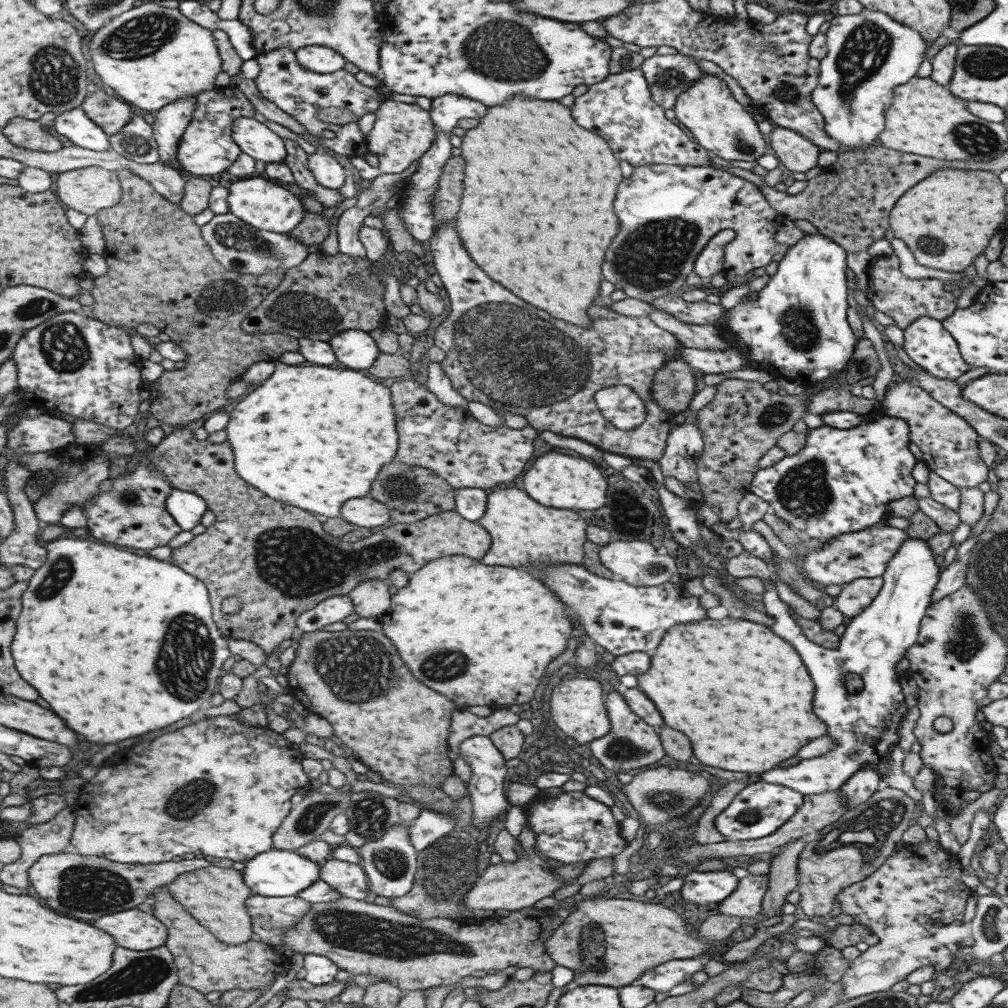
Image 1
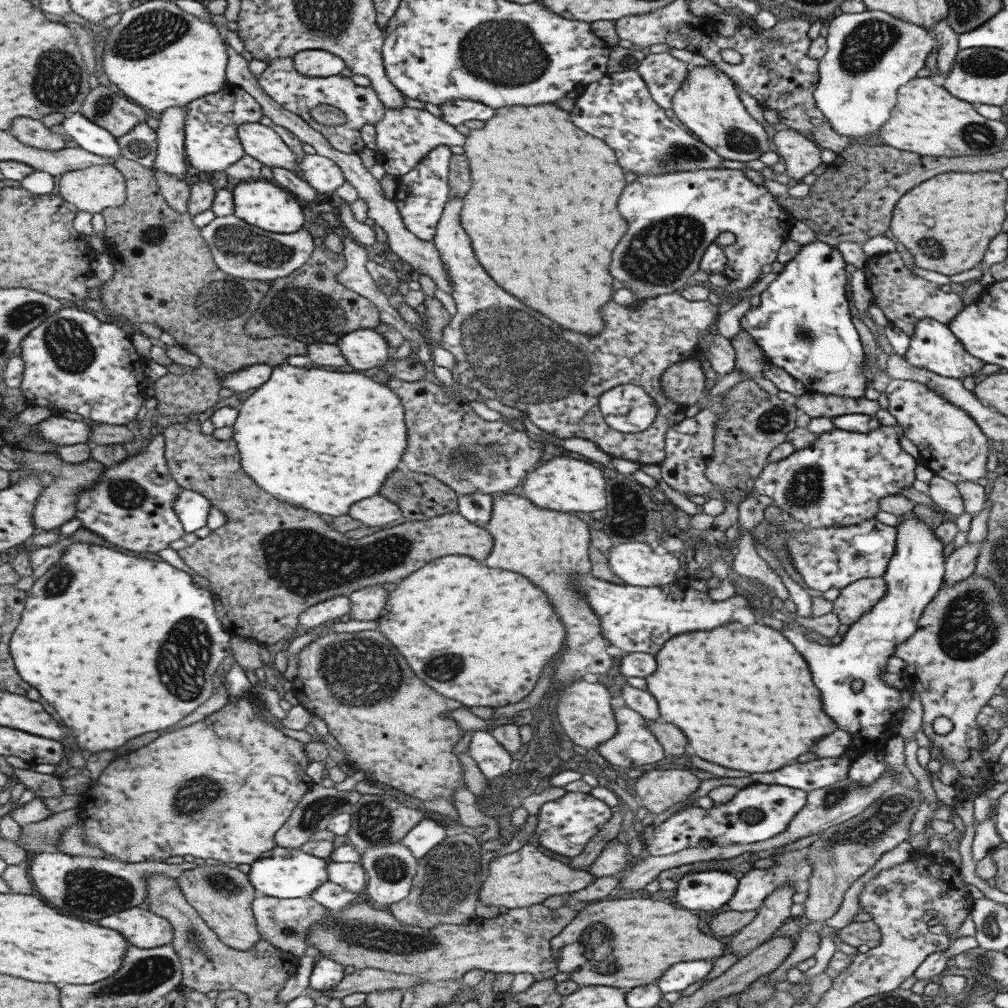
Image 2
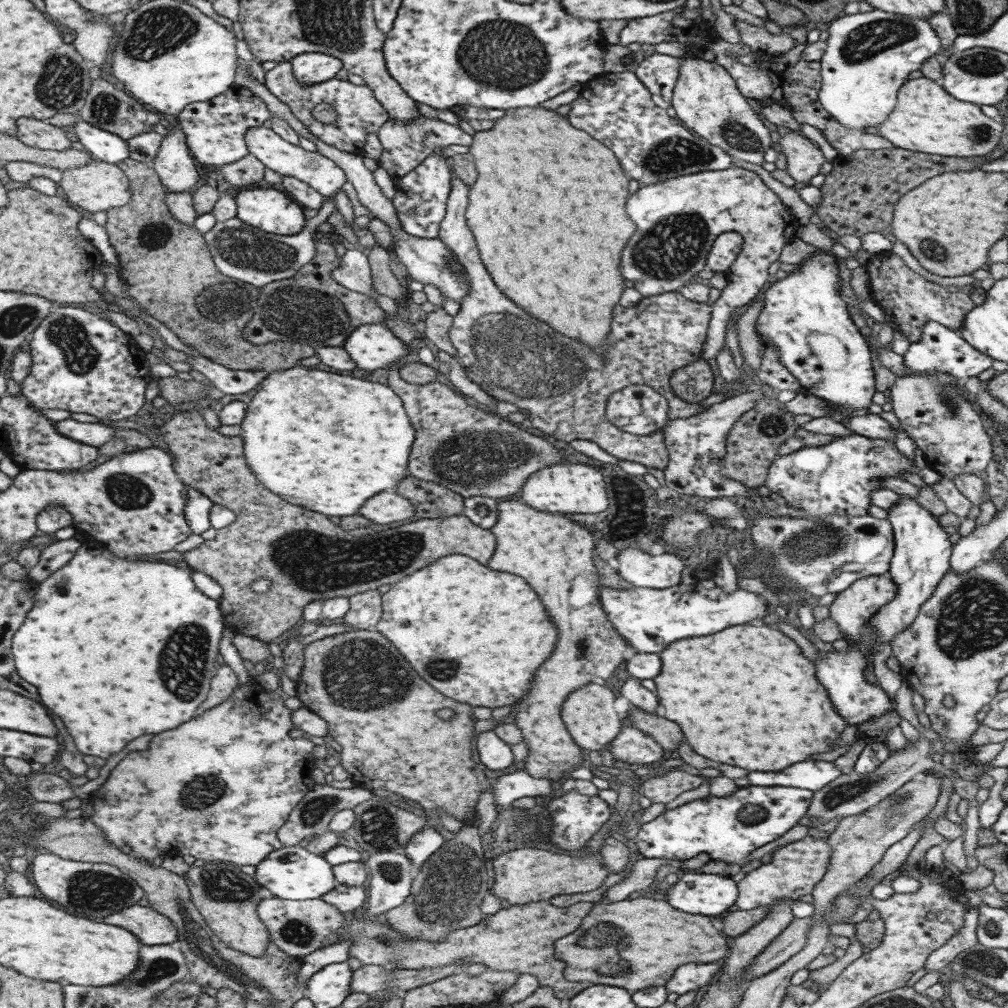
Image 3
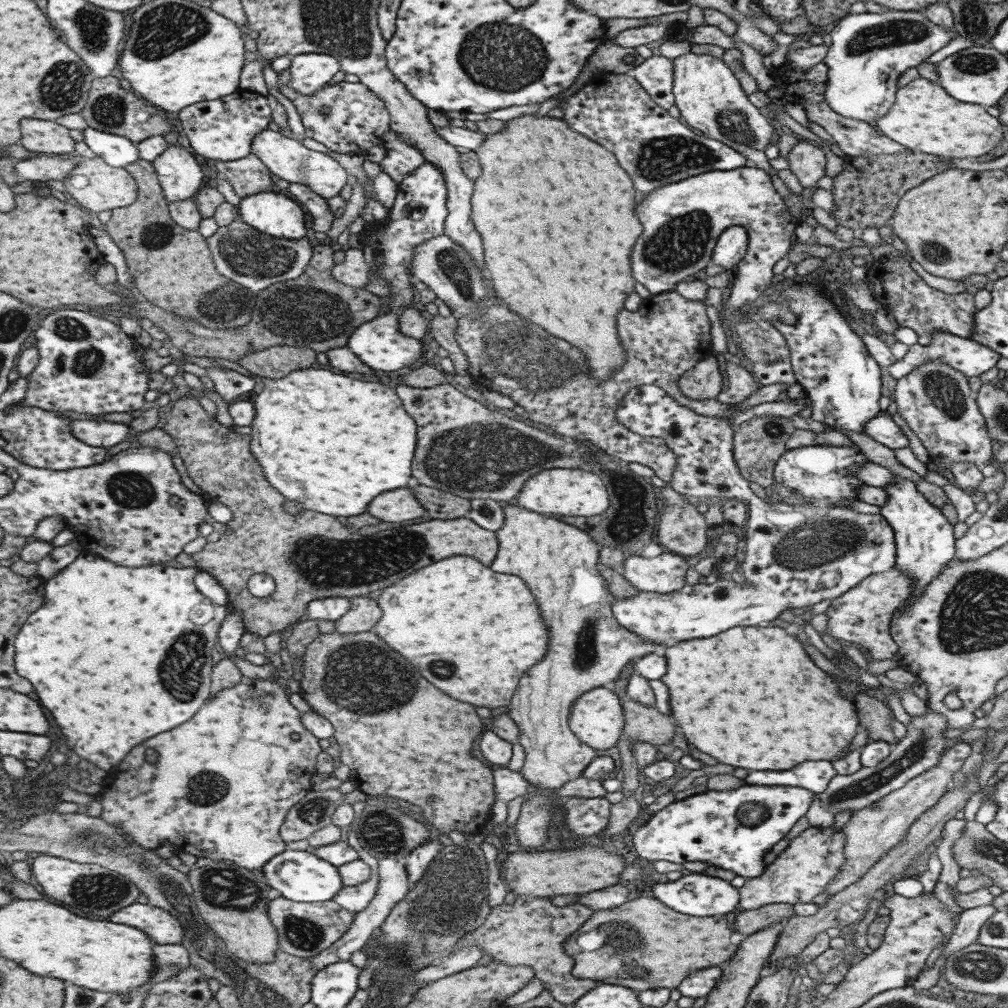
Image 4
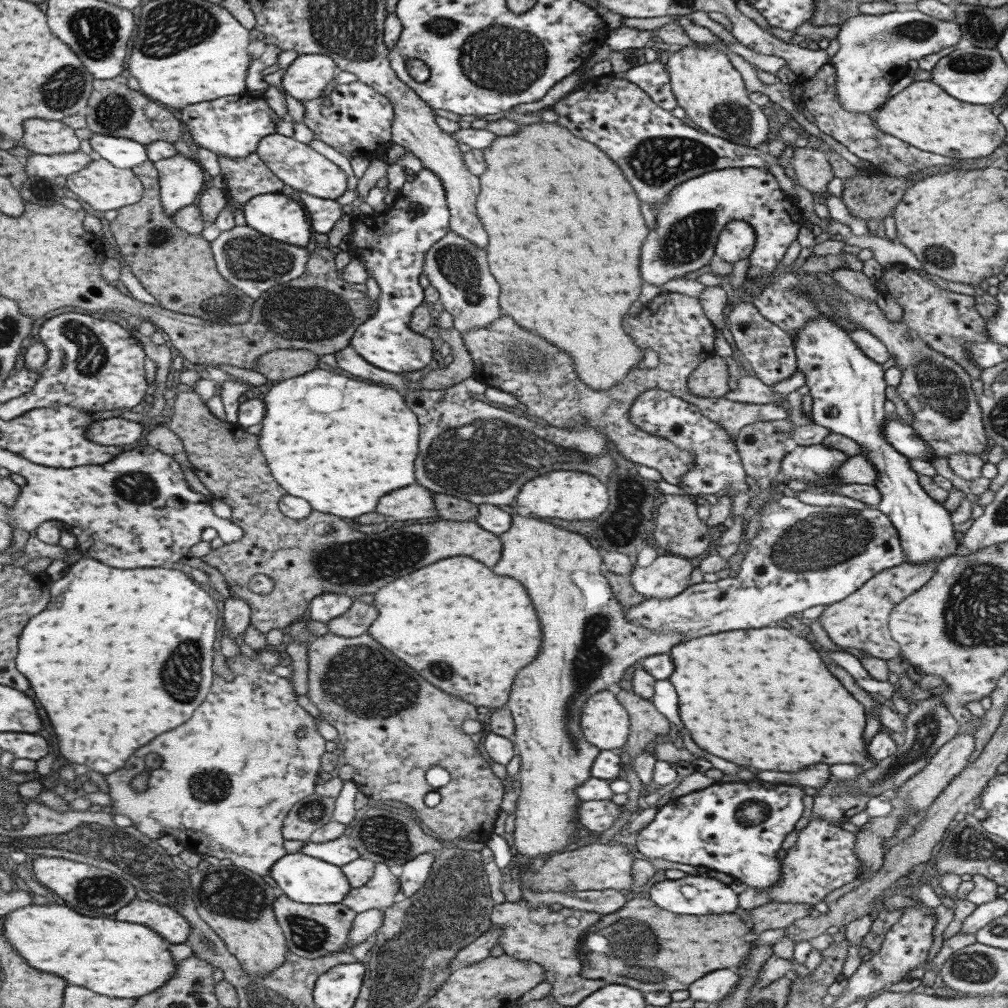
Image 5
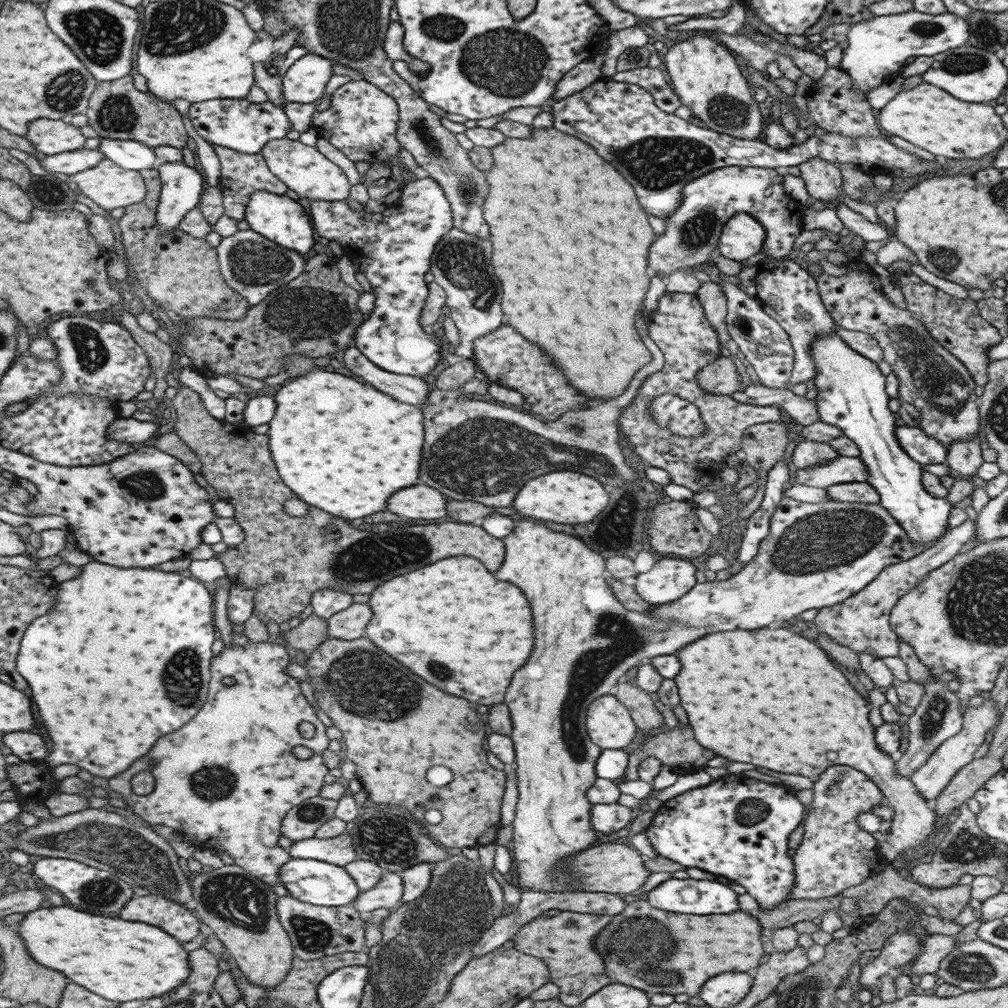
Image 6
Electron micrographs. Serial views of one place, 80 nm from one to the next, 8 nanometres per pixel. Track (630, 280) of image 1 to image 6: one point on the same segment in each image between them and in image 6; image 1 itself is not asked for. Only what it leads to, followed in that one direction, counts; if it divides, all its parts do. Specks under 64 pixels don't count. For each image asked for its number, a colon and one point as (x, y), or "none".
2: (685, 209)
3: (677, 220)
4: (681, 222)
5: (687, 224)
6: (692, 229)

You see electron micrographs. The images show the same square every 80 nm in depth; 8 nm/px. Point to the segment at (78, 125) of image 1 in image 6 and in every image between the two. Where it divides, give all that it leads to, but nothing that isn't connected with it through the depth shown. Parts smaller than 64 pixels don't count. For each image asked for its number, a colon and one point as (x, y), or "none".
2: (89, 135)
3: (104, 145)
4: (119, 151)
5: (124, 153)
6: (130, 154)

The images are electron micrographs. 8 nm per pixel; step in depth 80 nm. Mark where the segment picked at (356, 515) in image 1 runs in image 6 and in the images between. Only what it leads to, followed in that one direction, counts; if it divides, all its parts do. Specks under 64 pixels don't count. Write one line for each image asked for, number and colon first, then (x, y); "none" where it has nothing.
2: (373, 511)
3: (386, 507)
4: (399, 505)
5: (413, 502)
6: (421, 502)

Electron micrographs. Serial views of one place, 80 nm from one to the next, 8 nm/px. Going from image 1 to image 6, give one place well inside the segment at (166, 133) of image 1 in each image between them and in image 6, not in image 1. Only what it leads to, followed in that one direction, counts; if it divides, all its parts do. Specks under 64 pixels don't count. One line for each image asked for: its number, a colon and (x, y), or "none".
2: (169, 158)
3: (175, 169)
4: (179, 175)
5: (180, 179)
6: (180, 185)

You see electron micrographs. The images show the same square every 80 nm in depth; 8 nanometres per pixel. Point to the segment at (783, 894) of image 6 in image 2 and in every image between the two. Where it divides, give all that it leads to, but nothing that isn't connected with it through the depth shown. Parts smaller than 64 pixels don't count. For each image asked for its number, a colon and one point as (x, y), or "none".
2: (757, 812)
3: (726, 828)
4: (732, 829)
5: (736, 827)

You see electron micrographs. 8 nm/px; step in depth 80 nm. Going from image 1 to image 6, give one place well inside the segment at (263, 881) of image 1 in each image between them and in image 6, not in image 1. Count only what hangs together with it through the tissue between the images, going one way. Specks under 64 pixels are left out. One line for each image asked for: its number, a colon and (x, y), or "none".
2: (282, 873)
3: (292, 873)
4: (300, 876)
5: (304, 879)
6: (311, 881)

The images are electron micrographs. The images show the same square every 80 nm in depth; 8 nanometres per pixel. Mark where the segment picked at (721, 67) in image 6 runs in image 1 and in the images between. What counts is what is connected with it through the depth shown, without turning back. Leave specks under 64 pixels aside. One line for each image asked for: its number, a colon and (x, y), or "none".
1: (719, 124)
2: (706, 102)
3: (705, 98)
4: (709, 98)
5: (710, 91)

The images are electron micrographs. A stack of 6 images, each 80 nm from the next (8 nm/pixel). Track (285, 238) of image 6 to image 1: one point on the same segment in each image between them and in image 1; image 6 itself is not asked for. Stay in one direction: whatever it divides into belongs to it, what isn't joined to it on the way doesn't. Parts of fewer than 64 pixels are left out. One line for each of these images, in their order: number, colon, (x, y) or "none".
1: (259, 202)
2: (263, 204)
3: (268, 208)
4: (274, 213)
5: (282, 218)

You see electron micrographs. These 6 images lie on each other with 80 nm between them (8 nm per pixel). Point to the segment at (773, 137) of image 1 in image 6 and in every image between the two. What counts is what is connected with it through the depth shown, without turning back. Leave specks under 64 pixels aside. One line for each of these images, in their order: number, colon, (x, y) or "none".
2: (801, 155)
3: (803, 159)
4: (806, 162)
5: (812, 170)
6: (822, 179)

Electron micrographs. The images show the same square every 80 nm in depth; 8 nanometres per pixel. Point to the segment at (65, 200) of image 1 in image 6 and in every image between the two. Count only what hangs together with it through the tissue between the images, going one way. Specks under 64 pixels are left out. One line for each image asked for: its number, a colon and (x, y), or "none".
2: (95, 189)
3: (99, 186)
4: (97, 185)
5: (103, 186)
6: (110, 186)

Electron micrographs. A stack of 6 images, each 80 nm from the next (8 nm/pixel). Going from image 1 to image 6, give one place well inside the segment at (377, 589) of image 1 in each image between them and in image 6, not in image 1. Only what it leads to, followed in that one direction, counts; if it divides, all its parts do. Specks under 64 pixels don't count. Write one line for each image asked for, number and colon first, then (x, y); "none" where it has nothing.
2: (366, 603)
3: (365, 609)
4: (363, 613)
5: (355, 621)
6: (349, 624)

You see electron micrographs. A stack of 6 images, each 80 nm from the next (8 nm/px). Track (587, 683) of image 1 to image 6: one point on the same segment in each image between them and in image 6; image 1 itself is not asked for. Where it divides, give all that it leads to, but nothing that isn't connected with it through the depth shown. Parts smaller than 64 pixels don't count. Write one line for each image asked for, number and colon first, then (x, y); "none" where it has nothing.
2: (583, 710)
3: (588, 716)
4: (596, 718)
5: (604, 723)
6: (609, 725)

